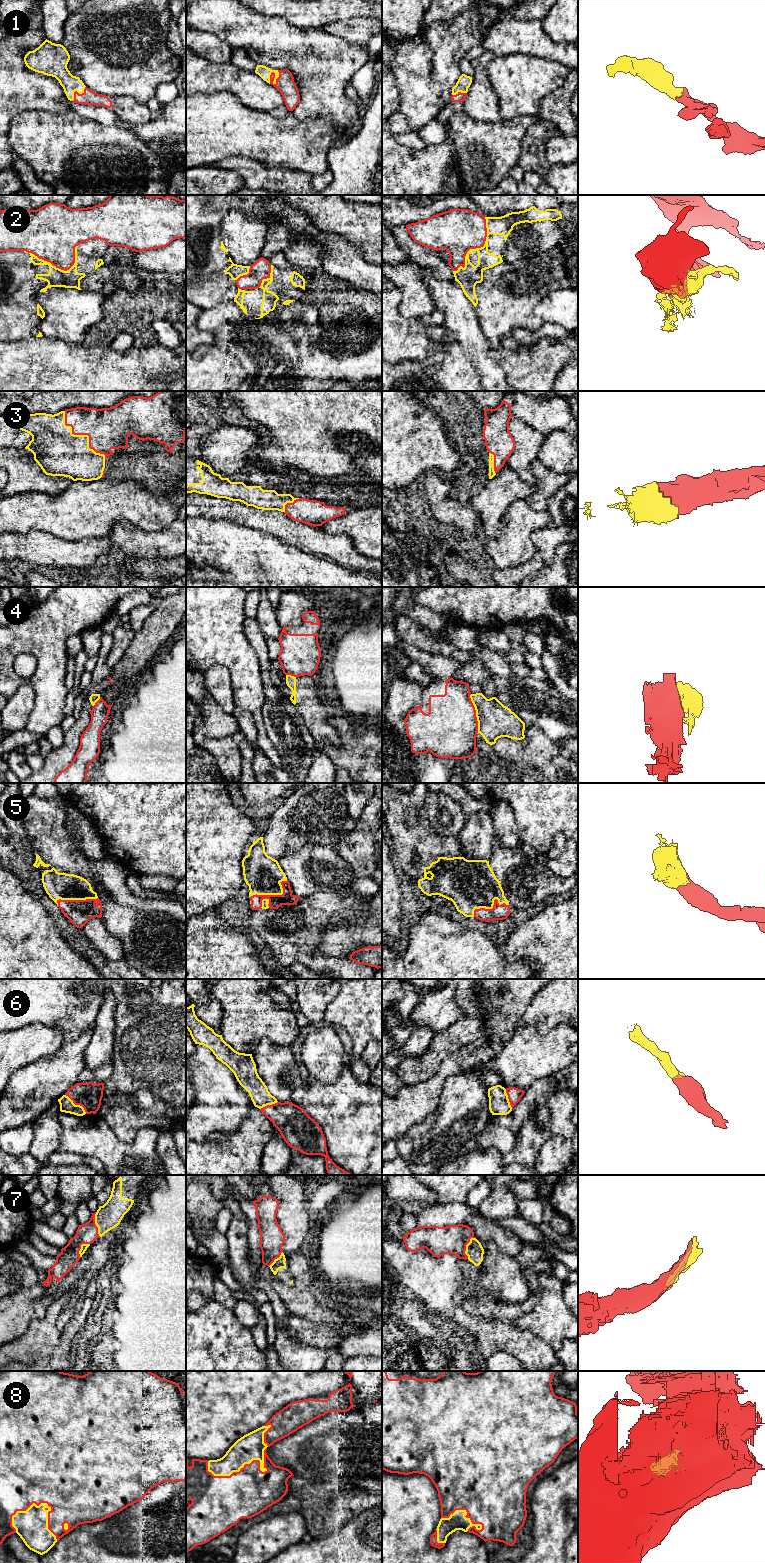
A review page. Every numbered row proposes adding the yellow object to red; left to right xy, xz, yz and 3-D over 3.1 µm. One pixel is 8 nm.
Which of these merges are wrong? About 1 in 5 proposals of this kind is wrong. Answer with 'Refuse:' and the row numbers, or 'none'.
Refuse: 2, 4

